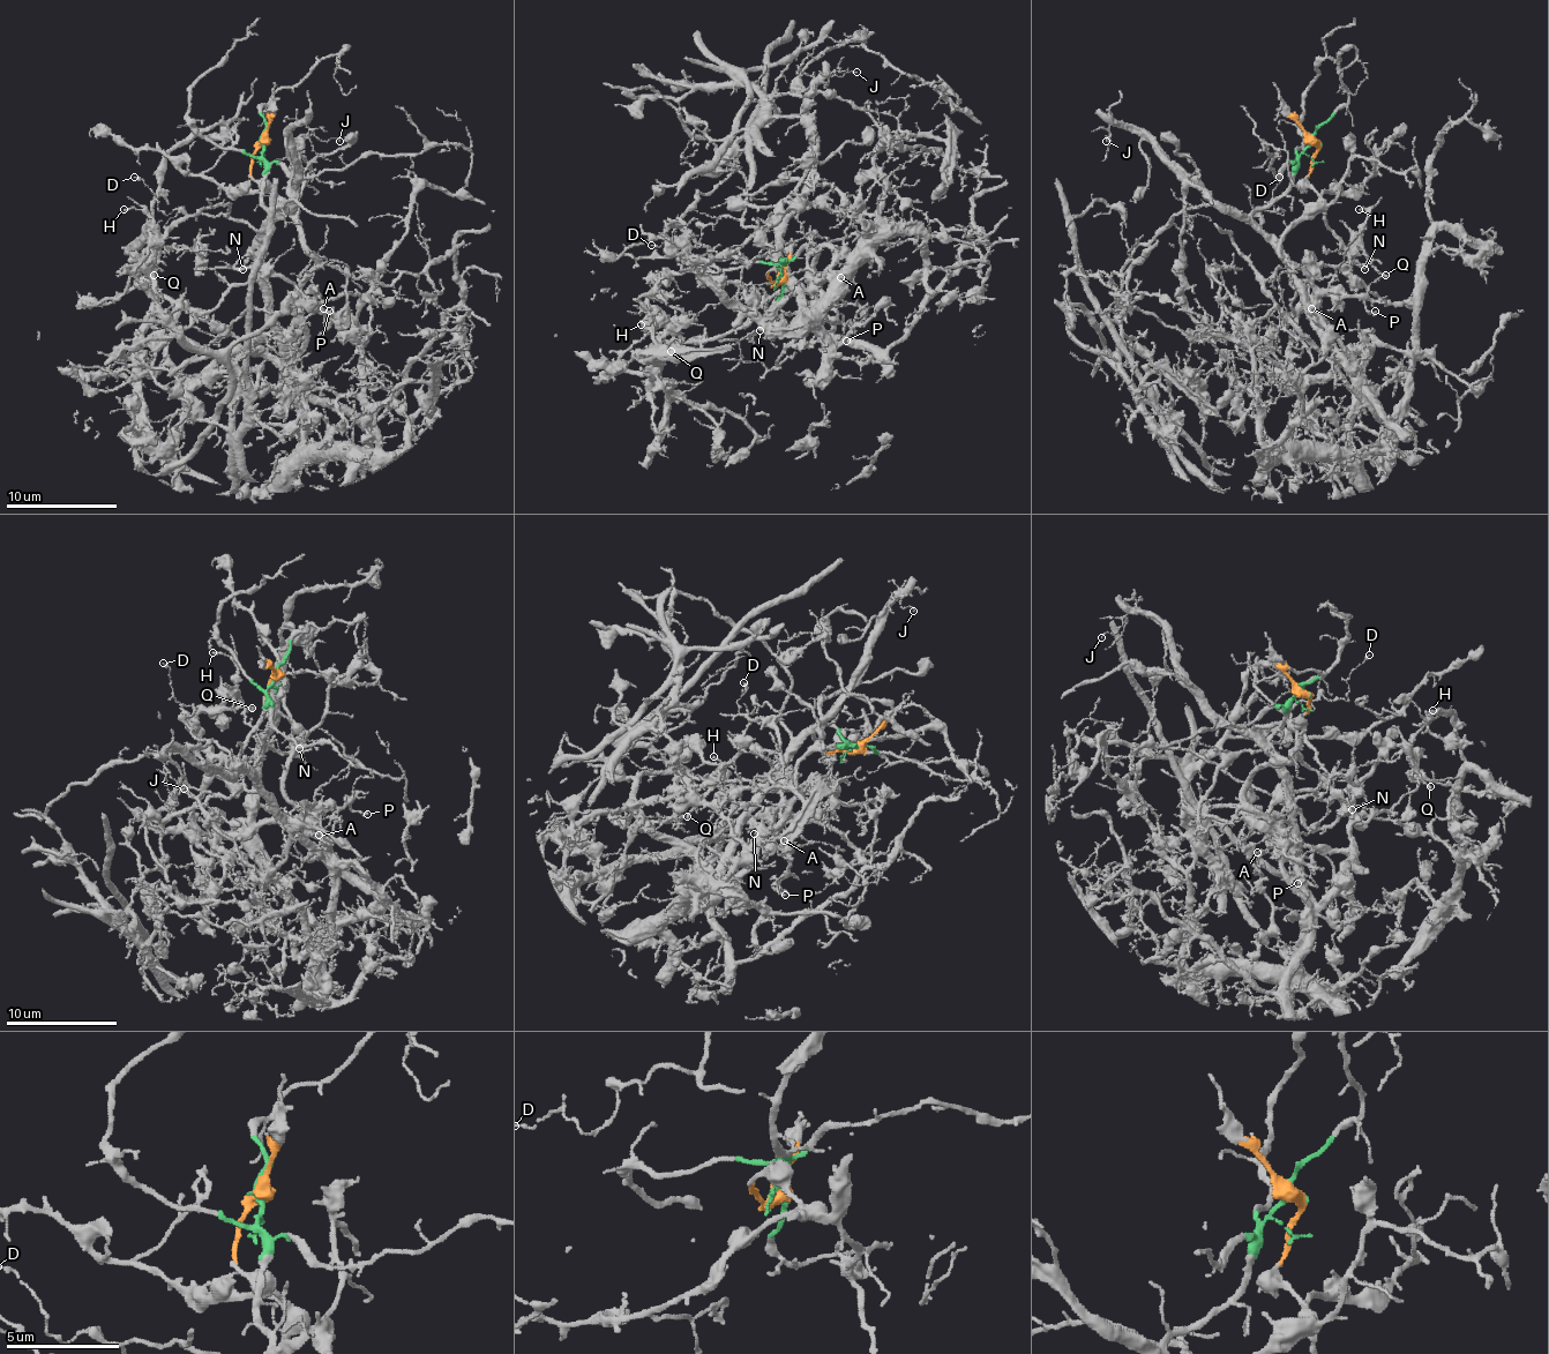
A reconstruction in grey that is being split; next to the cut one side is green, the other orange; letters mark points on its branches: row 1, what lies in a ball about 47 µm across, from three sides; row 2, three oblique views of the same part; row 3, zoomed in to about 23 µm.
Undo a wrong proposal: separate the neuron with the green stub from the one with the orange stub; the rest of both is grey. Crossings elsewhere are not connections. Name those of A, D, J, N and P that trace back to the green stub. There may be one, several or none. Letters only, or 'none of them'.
D, J

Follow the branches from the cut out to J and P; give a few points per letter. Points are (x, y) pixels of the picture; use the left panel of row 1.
J: (260, 142), (263, 206), (274, 217), (289, 206), (293, 189), (289, 133), (305, 125), (324, 142), (338, 142)
P: (260, 142), (252, 176), (283, 203), (316, 270), (299, 292), (319, 298), (316, 312), (330, 312)

